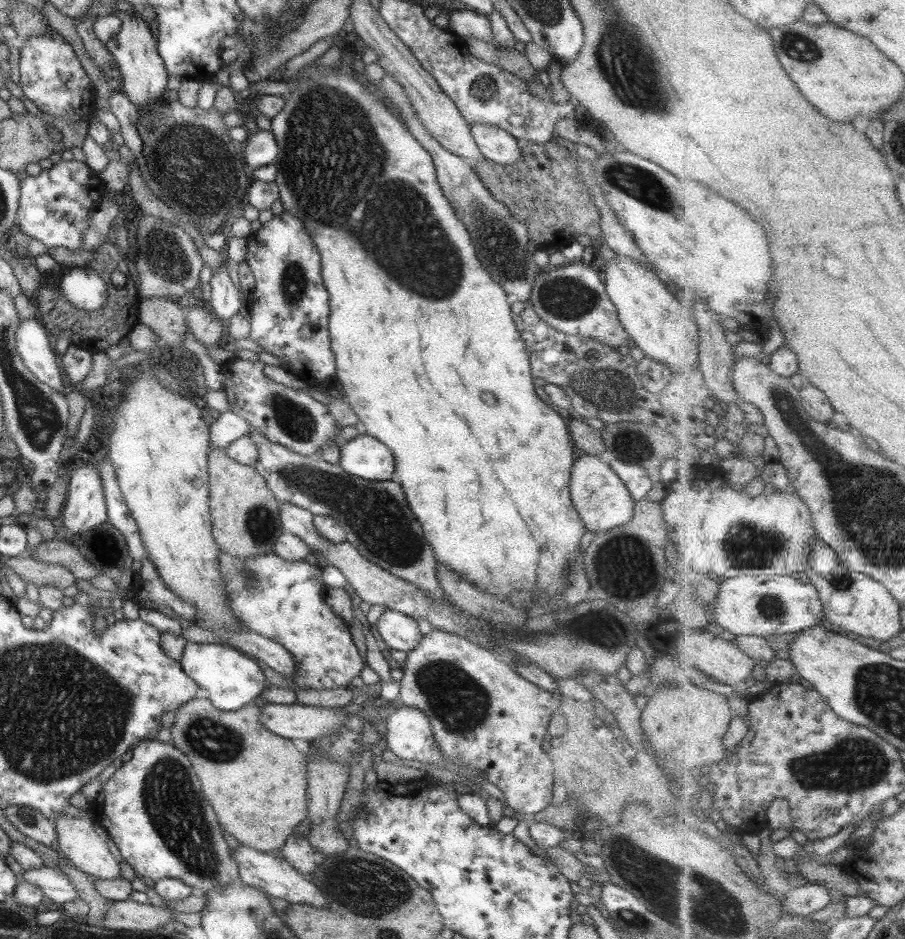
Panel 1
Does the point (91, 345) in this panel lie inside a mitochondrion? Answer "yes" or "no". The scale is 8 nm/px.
no

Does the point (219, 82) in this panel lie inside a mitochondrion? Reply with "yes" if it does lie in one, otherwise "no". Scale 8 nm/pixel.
no

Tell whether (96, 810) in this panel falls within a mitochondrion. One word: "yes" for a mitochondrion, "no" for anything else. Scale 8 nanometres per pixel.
no

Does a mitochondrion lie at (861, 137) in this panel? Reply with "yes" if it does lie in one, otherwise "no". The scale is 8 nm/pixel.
no

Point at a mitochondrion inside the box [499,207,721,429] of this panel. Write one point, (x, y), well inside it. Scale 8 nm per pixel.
(604, 388)

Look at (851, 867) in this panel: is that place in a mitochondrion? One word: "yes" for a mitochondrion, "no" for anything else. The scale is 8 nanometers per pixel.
no

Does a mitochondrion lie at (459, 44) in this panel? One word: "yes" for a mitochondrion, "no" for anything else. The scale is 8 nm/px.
no

